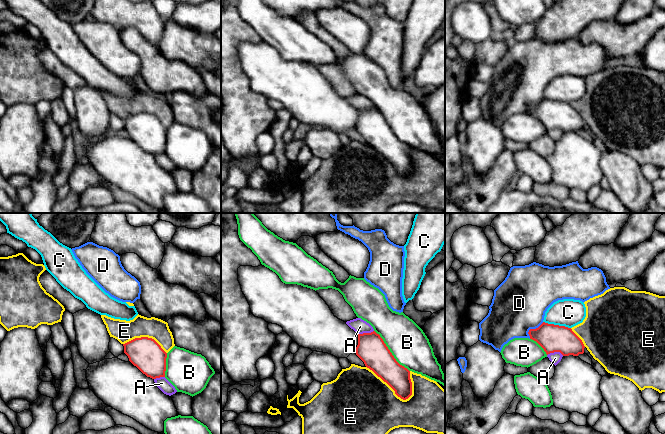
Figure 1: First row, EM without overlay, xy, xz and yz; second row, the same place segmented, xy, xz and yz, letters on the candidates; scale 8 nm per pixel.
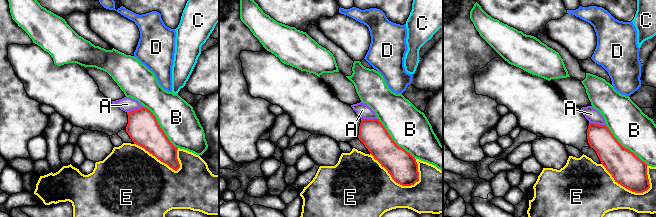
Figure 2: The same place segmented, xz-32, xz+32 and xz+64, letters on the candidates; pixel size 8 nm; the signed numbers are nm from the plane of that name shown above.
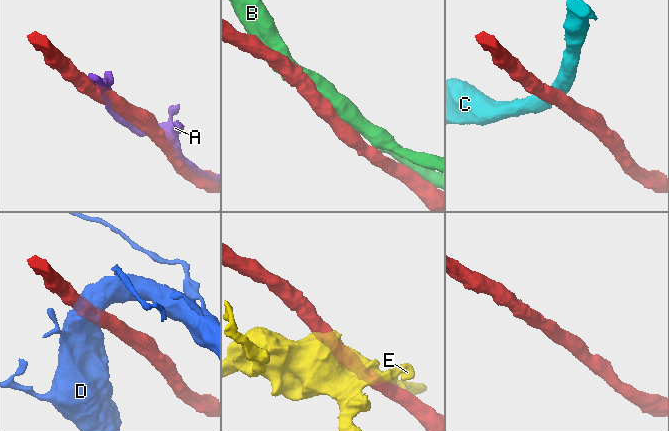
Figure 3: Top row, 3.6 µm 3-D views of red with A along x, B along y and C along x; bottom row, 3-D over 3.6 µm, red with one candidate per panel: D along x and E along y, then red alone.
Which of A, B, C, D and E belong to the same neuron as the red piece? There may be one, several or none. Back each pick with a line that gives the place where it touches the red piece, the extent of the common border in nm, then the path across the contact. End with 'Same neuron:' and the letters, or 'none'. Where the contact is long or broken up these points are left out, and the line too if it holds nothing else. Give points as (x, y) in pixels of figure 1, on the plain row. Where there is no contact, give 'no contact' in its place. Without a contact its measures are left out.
Same neuron: none

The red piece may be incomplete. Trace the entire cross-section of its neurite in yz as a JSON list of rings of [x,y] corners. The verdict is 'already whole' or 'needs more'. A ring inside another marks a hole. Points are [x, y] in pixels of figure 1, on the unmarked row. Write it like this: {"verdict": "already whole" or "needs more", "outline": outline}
{"verdict": "needs more", "outline": [[[543,98],[538,104],[530,105],[528,110],[547,131],[554,128],[563,131],[555,142],[554,152],[546,157],[553,182],[585,192],[599,185],[604,176],[600,166],[602,152],[578,133],[584,129],[585,122],[572,105]]]}

